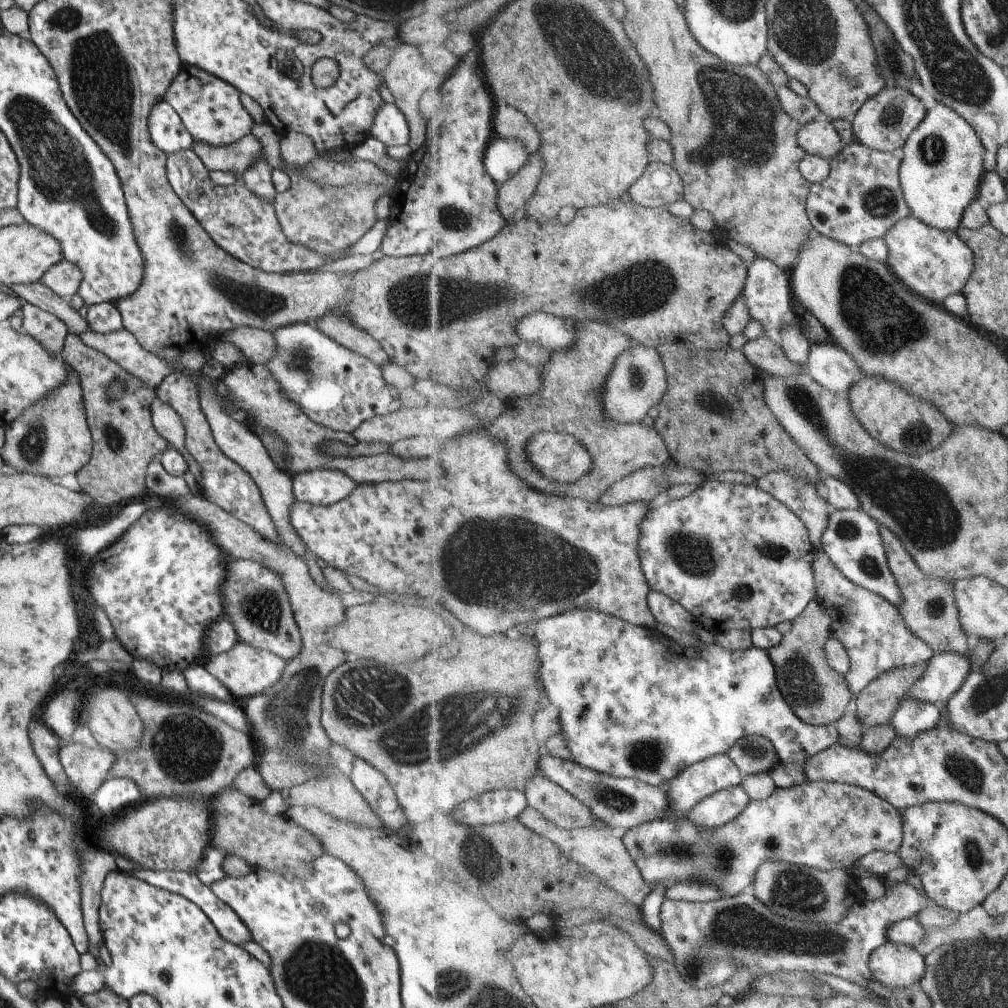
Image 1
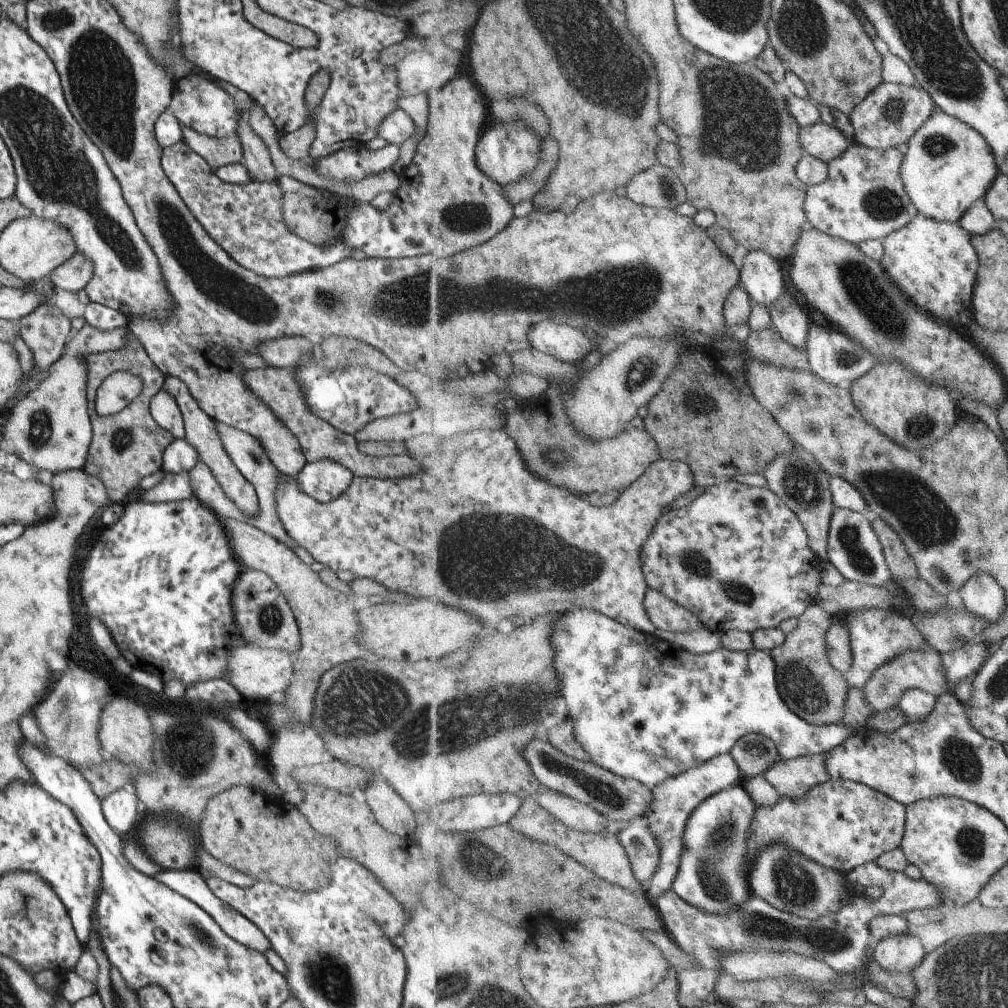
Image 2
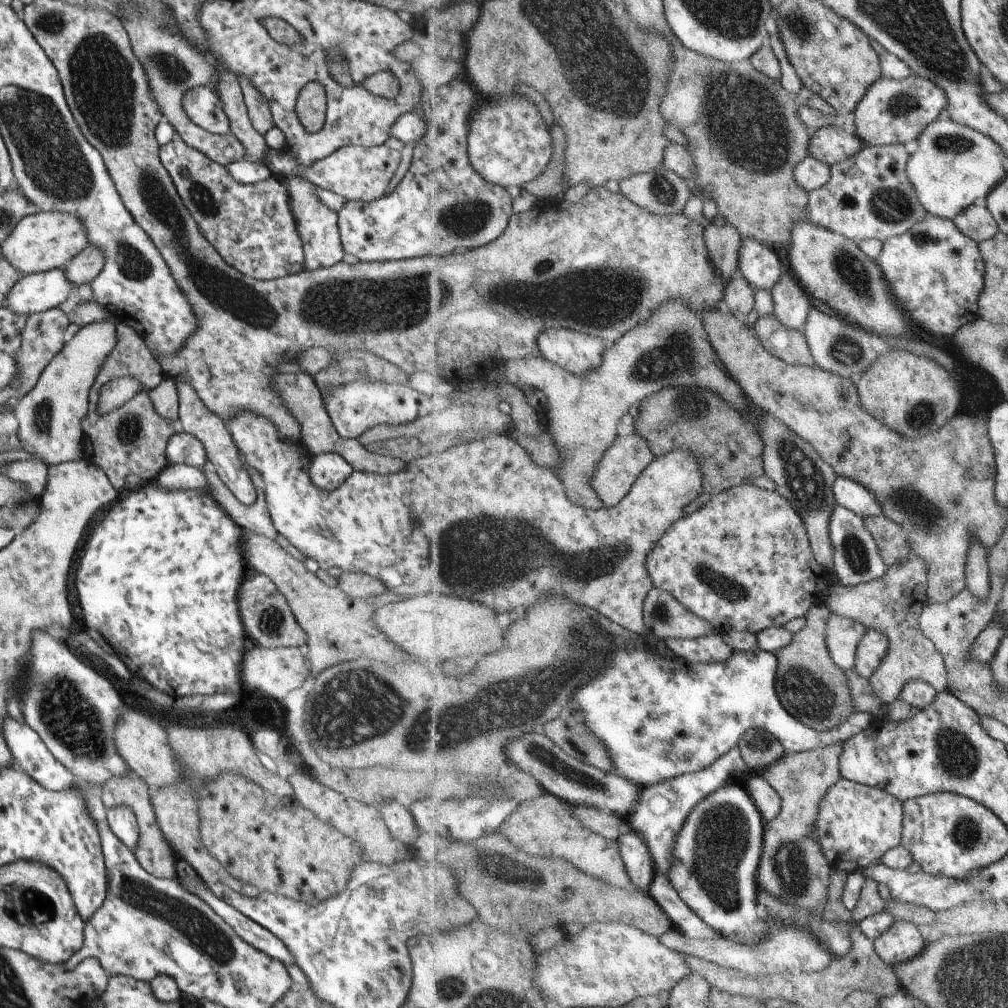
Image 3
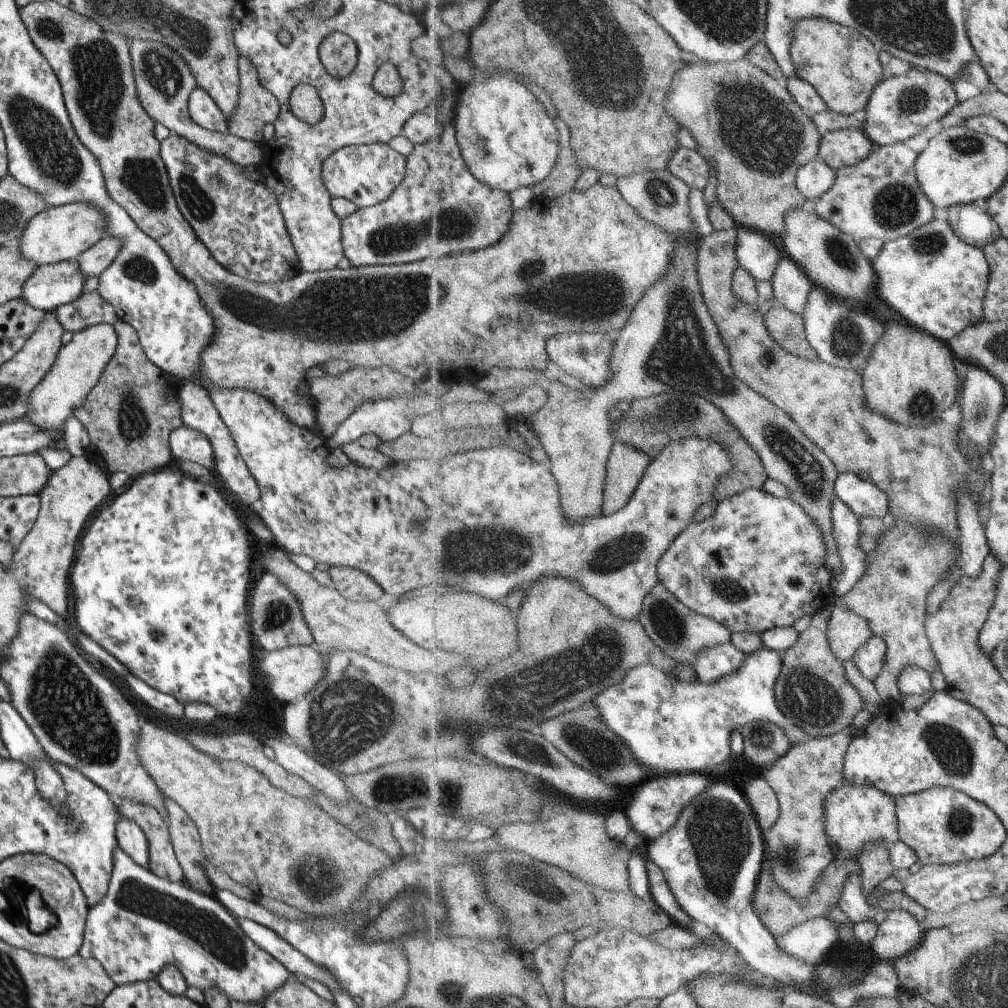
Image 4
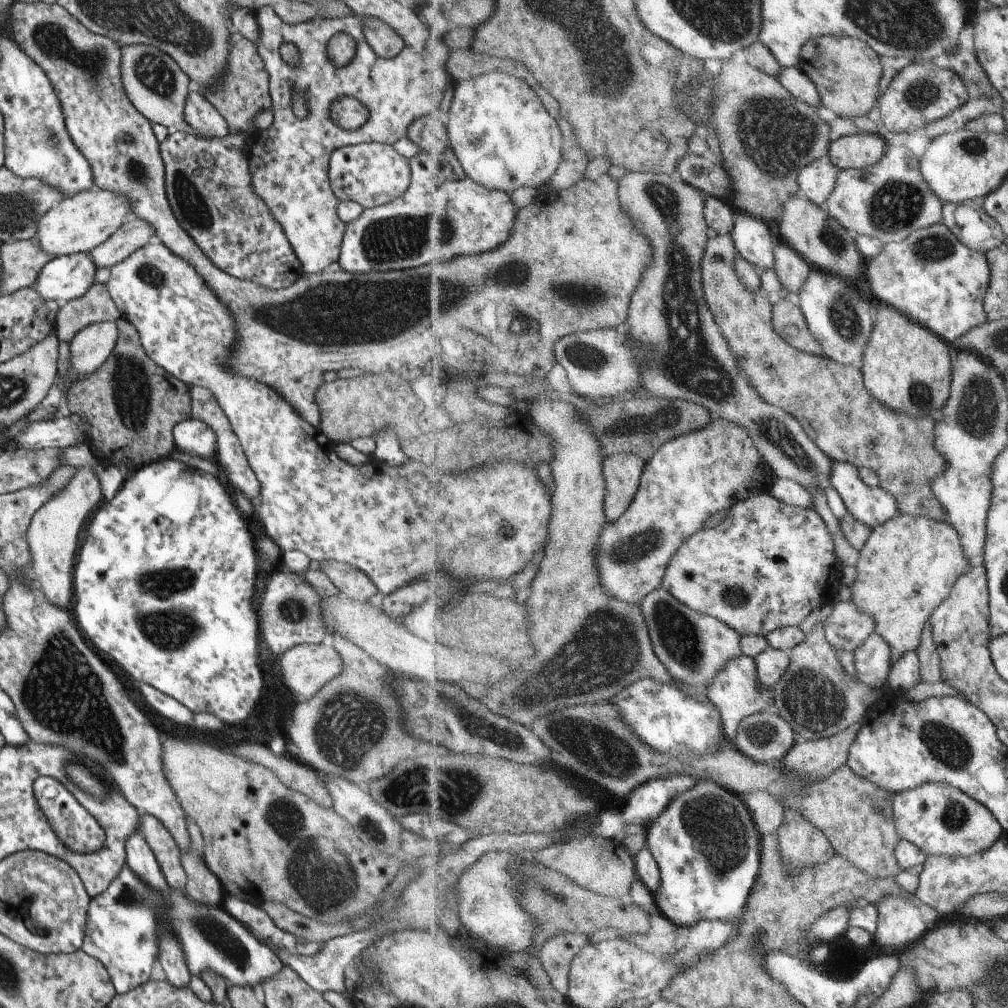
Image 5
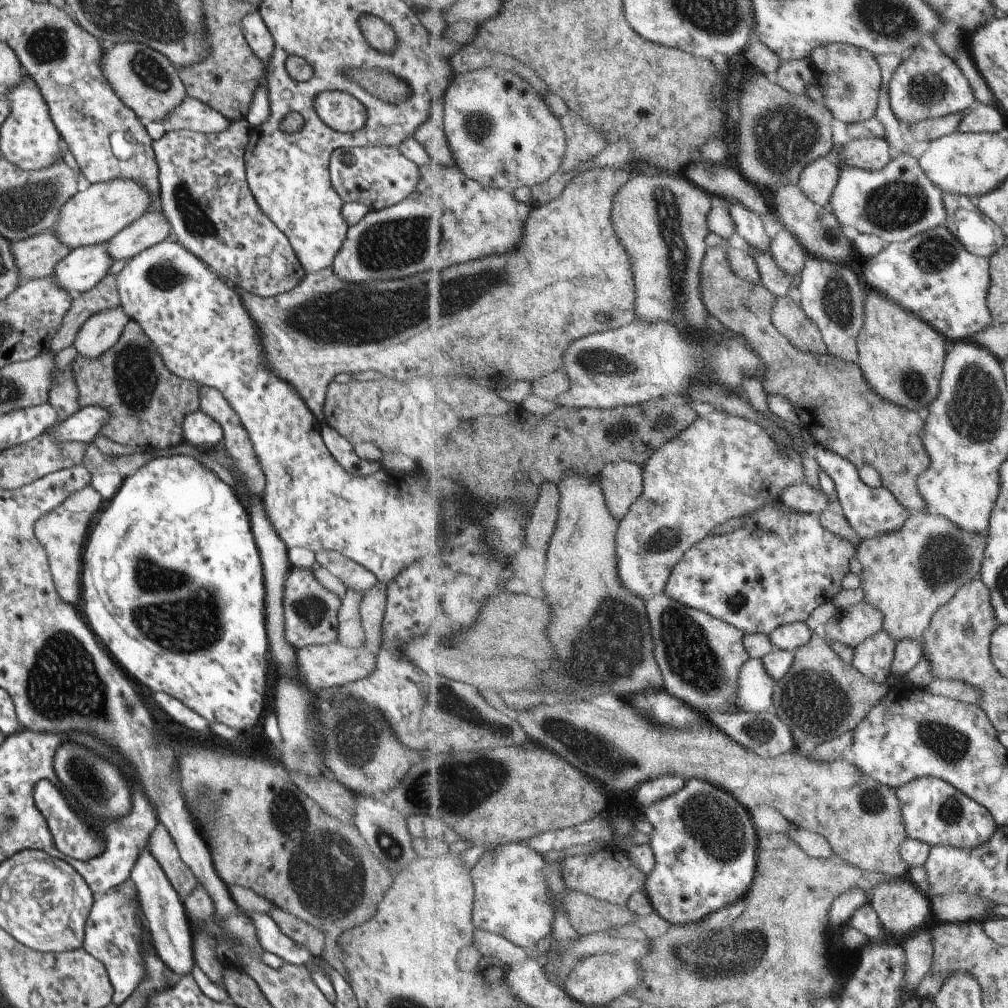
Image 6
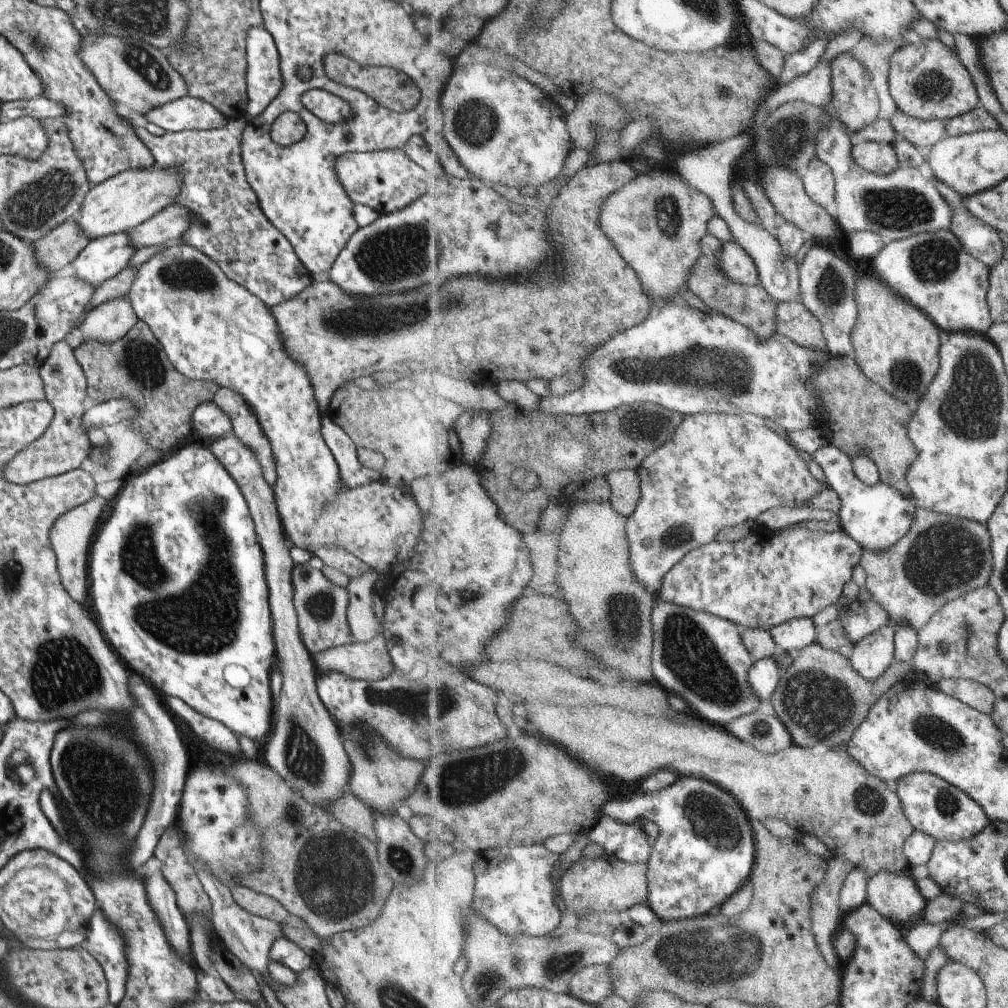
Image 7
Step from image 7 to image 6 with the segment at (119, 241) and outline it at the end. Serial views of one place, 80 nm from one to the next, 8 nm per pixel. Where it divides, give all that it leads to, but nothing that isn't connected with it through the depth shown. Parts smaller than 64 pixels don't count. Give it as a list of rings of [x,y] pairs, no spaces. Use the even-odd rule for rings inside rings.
[[[105,243],[75,247],[54,265],[50,277],[74,296],[93,288],[108,274],[113,262]]]

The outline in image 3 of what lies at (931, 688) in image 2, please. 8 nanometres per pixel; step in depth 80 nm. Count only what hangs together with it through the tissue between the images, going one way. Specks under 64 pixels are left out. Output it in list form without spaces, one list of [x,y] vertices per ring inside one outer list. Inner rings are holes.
[[[913,548],[906,561],[901,561],[900,565],[888,566],[888,571],[878,578],[854,587],[837,587],[831,584],[825,590],[823,601],[827,602],[832,614],[838,614],[850,619],[862,621],[868,628],[877,629],[887,635],[890,640],[888,656],[884,658],[879,669],[870,678],[871,684],[877,696],[884,704],[891,704],[902,696],[903,687],[910,681],[921,679],[932,684],[938,692],[948,688],[948,670],[940,650],[937,650],[935,643],[922,631],[920,625],[921,613],[927,608],[928,597],[928,564],[926,560],[918,555]]]

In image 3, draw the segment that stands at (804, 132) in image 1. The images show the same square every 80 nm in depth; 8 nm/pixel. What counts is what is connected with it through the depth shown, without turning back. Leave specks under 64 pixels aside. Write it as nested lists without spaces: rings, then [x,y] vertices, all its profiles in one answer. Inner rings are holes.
[[[831,126],[813,133],[810,151],[811,156],[831,167],[855,157],[865,146],[857,133],[845,132],[841,126]]]

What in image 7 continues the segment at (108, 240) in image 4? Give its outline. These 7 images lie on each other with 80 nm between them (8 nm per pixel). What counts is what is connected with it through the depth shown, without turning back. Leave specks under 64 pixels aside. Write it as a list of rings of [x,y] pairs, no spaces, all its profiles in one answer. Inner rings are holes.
[[[173,203],[130,231],[130,243],[136,250],[143,246],[155,246],[180,238],[191,222],[190,210]]]

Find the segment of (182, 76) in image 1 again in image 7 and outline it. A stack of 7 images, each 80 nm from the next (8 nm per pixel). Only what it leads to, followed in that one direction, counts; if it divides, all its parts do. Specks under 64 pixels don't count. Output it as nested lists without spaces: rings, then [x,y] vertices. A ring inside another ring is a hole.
[[[190,97],[181,98],[150,108],[144,115],[147,123],[159,126],[165,132],[182,130],[209,130],[222,127],[227,119],[204,100]]]

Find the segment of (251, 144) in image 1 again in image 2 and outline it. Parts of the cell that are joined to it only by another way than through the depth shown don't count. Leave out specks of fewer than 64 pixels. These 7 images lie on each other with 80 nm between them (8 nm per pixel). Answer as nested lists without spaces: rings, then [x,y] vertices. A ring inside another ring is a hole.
[[[180,124],[180,129],[184,143],[204,158],[212,169],[241,162],[242,146],[235,133],[228,134],[227,137],[210,137],[184,124]]]

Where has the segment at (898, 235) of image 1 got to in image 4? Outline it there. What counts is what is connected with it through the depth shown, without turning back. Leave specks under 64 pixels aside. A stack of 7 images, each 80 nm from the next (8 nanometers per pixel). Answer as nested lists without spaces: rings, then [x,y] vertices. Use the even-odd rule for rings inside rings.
[[[933,219],[906,237],[884,243],[881,254],[872,261],[872,265],[879,276],[879,298],[899,312],[909,324],[932,334],[946,344],[969,326],[986,320],[984,300],[992,272],[988,258],[983,248],[966,243],[948,221]]]

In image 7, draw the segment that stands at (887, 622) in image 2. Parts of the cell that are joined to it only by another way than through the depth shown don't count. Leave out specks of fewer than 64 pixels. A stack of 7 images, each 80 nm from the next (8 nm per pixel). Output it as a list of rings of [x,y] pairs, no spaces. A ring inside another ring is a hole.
[[[892,624],[862,638],[854,645],[851,662],[862,677],[877,680],[896,660],[896,630]]]

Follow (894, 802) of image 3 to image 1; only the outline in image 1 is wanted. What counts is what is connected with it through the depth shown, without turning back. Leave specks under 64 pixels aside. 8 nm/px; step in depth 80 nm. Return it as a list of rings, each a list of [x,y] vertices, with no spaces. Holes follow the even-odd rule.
[[[809,781],[788,789],[776,789],[769,798],[752,800],[735,821],[719,829],[700,829],[688,816],[682,814],[681,821],[676,818],[655,819],[622,832],[625,846],[651,887],[661,881],[669,881],[674,885],[697,877],[710,882],[710,885],[720,886],[726,896],[733,897],[752,890],[757,871],[765,861],[783,861],[789,865],[803,865],[824,871],[852,871],[868,854],[877,851],[899,853],[905,836],[904,815],[893,803],[872,790],[847,783]]]

